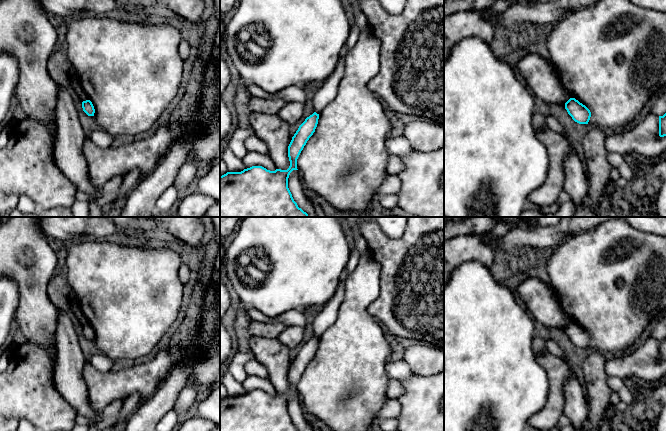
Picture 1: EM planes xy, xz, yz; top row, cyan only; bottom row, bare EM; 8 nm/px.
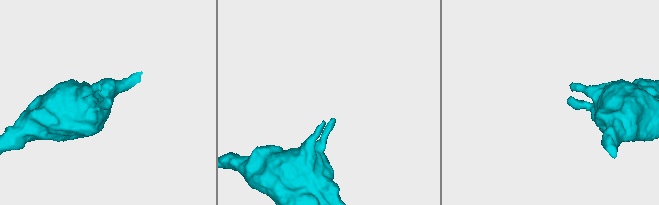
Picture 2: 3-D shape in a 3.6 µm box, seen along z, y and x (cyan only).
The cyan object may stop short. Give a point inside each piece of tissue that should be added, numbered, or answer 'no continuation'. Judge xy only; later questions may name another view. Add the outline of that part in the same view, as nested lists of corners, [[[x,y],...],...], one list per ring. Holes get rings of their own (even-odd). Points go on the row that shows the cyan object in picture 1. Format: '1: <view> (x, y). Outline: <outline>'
no continuation

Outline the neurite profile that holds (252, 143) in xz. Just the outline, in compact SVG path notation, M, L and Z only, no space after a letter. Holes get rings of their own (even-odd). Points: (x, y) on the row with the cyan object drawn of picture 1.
M252 134L245 140L245 147L247 151L255 151L261 154L269 155L268 146L260 140L257 135Z

